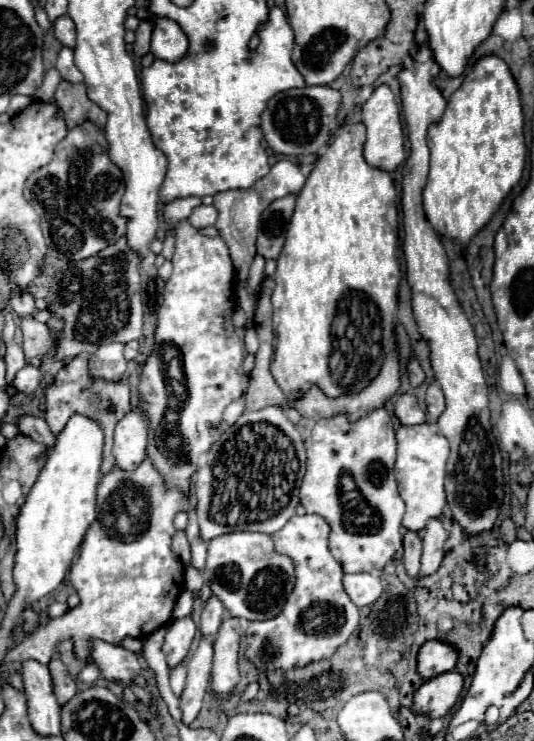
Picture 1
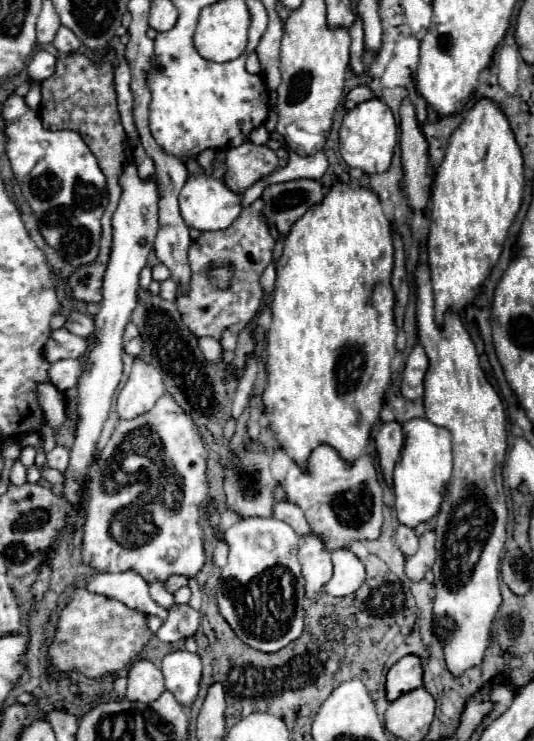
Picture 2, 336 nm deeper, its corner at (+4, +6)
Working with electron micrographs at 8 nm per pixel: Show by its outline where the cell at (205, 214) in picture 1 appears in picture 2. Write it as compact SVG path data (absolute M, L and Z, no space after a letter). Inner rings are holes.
M195 176L189 178L181 190L179 196L179 208L181 208L181 216L185 220L185 224L189 228L207 232L207 230L223 230L227 226L233 224L233 220L239 216L241 212L241 196L233 194L221 180L213 178L213 176Z

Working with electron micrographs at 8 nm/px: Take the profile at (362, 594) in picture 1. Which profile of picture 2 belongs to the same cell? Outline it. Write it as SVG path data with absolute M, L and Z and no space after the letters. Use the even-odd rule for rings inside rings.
M337 550L333 558L333 578L327 582L325 592L331 596L349 596L361 588L365 580L363 562L349 550Z

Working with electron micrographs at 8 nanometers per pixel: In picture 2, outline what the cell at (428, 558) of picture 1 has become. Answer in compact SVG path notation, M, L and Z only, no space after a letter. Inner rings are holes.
M427 530L419 538L419 550L417 550L417 554L413 554L413 556L407 558L405 574L411 580L415 580L415 582L423 580L425 572L433 566L433 562L435 562L435 532Z

